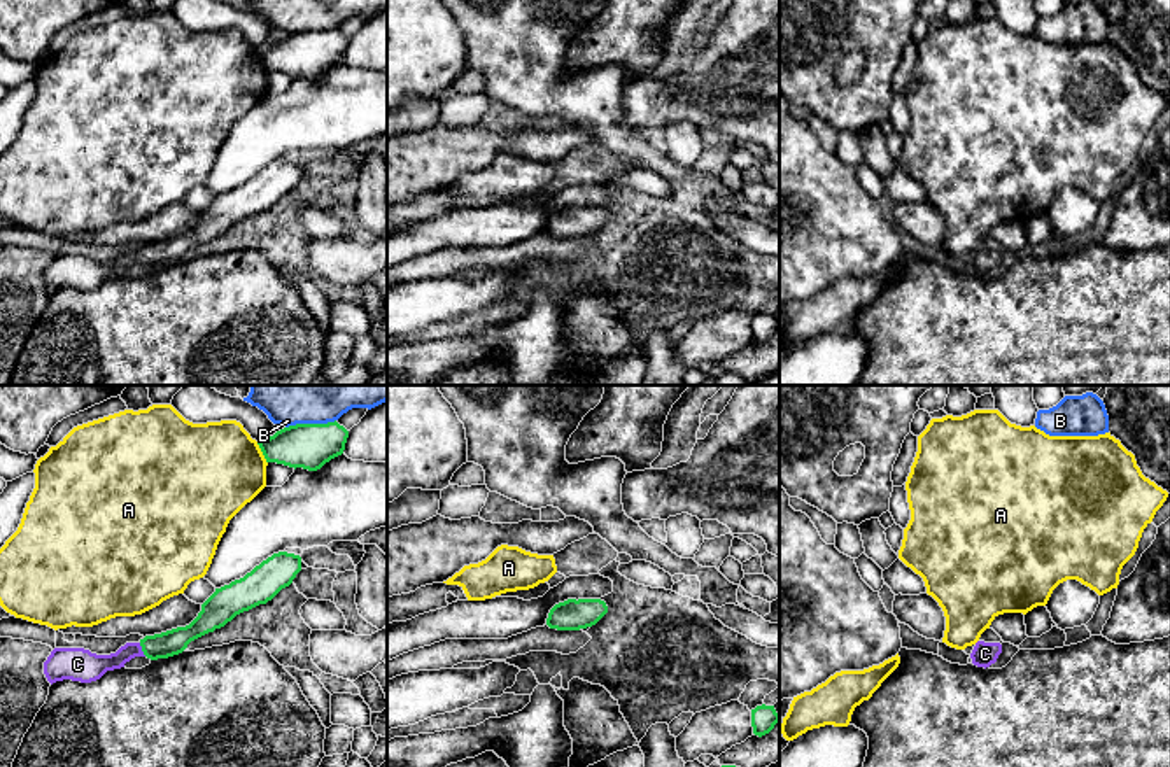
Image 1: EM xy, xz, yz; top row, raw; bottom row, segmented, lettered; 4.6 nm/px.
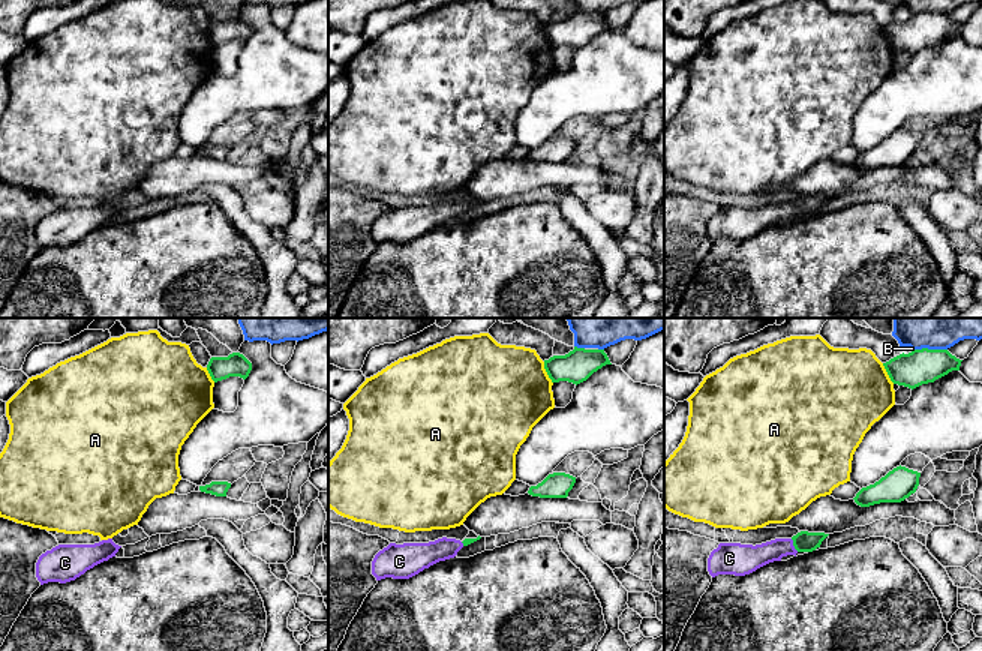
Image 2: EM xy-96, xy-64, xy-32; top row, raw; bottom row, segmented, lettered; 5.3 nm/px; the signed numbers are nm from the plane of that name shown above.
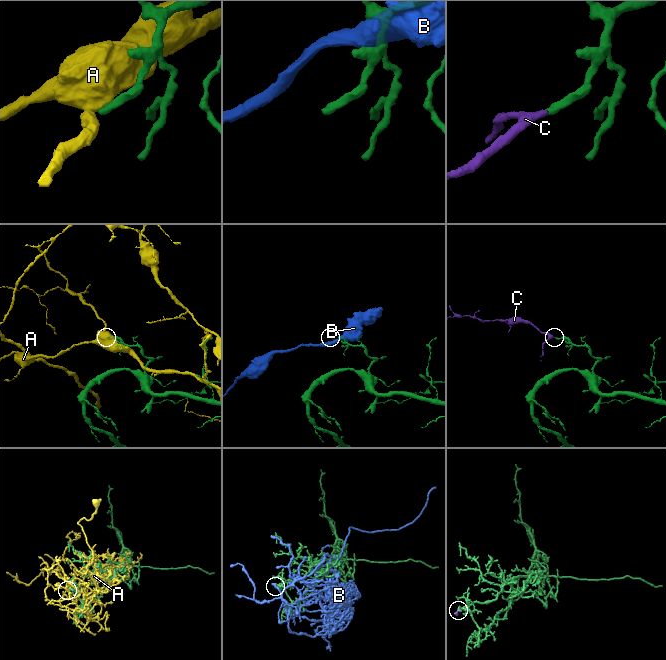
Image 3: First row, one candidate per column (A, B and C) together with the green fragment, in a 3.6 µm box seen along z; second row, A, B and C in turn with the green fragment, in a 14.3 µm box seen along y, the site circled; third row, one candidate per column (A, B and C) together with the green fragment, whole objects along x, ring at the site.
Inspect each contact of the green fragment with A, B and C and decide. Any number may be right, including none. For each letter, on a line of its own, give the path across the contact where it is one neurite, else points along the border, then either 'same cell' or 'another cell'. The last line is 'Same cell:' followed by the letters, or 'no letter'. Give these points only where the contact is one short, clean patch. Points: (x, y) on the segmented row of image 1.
A: another cell
B: another cell
C: way xy (174, 641), (142, 650), (91, 666); same cell
Same cell: C

